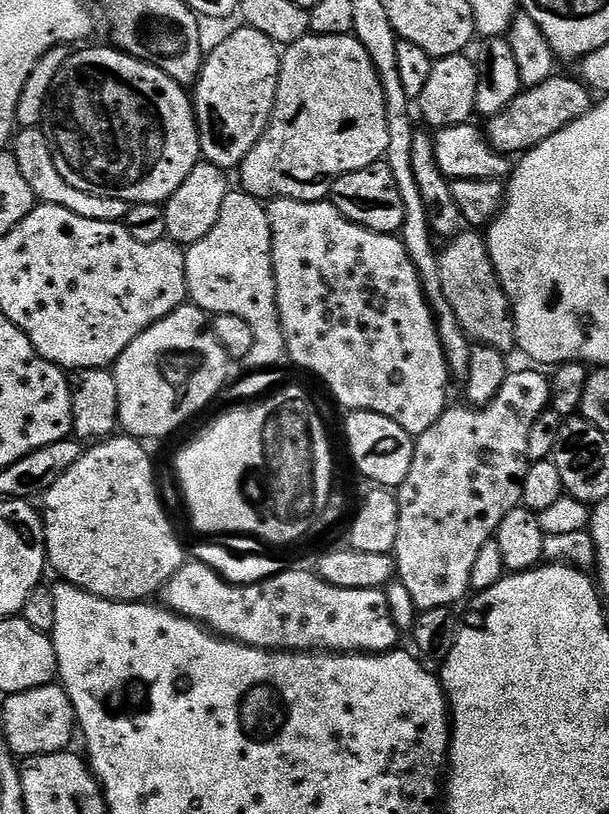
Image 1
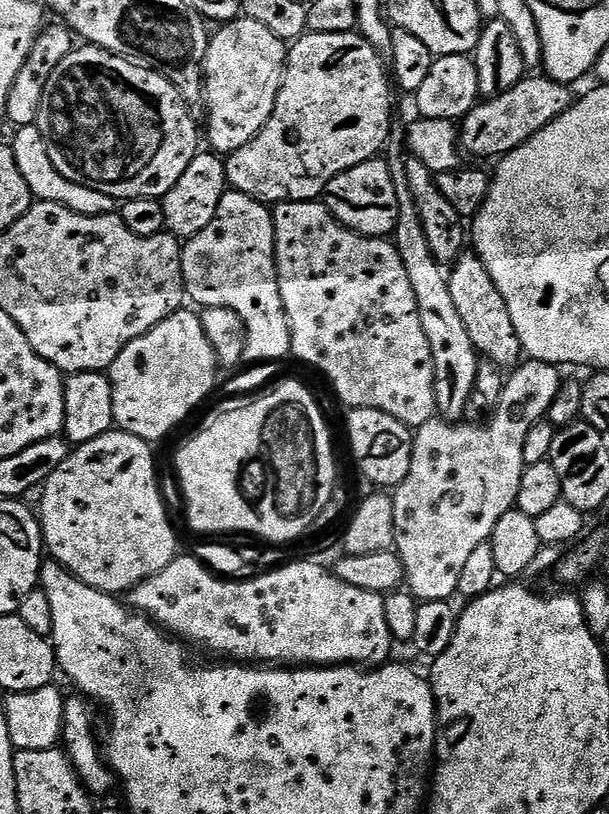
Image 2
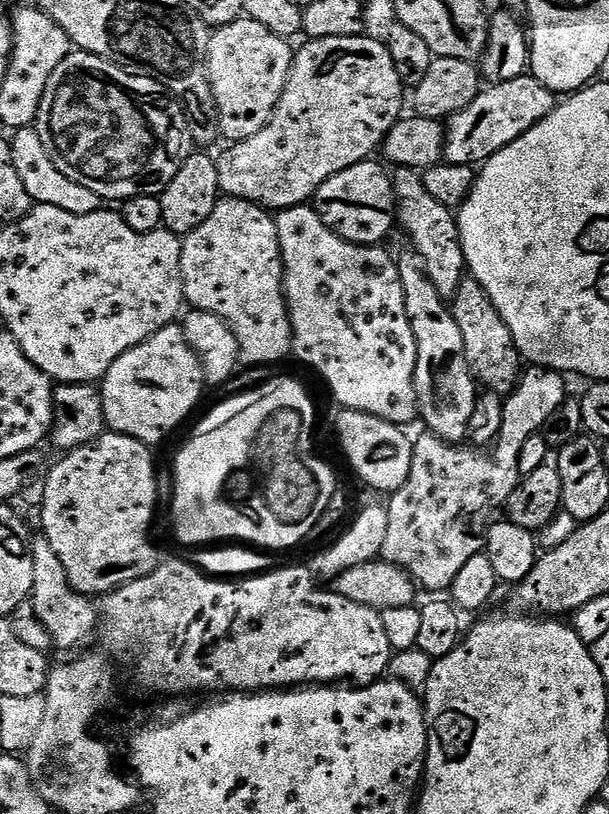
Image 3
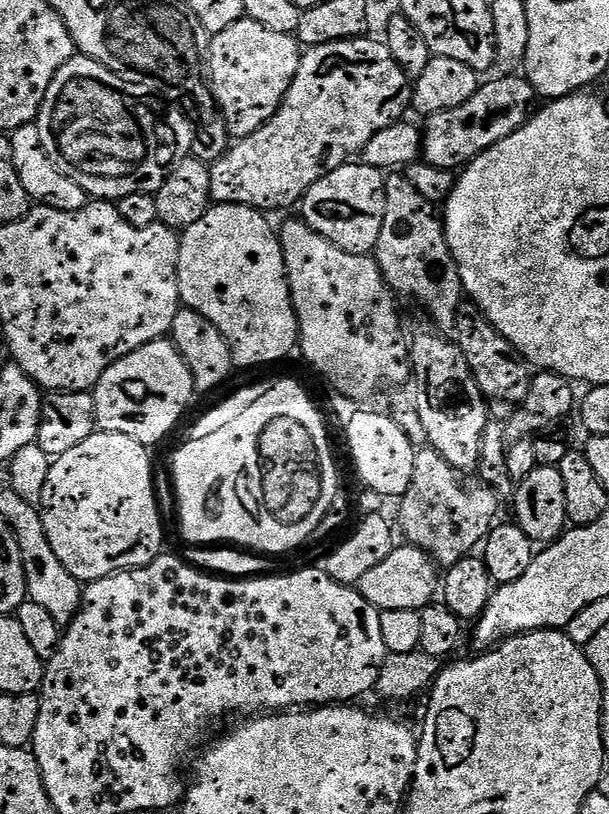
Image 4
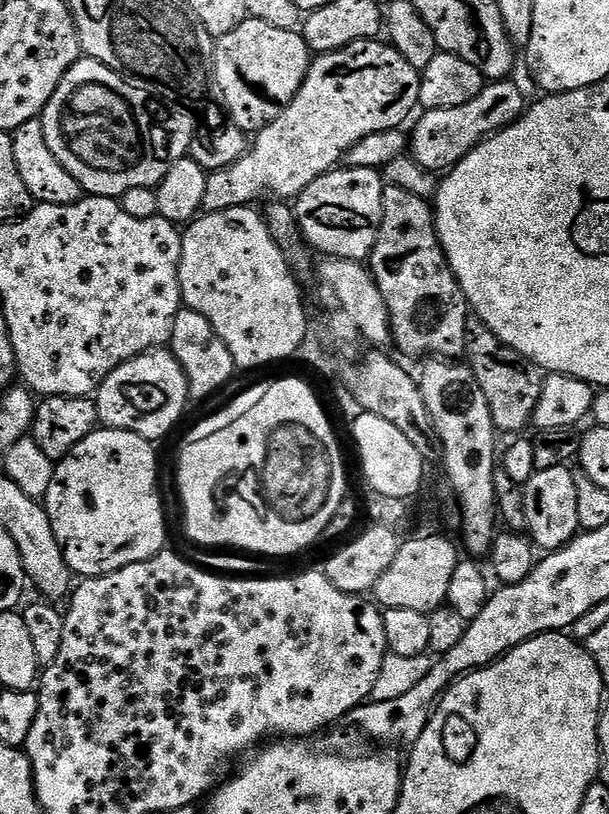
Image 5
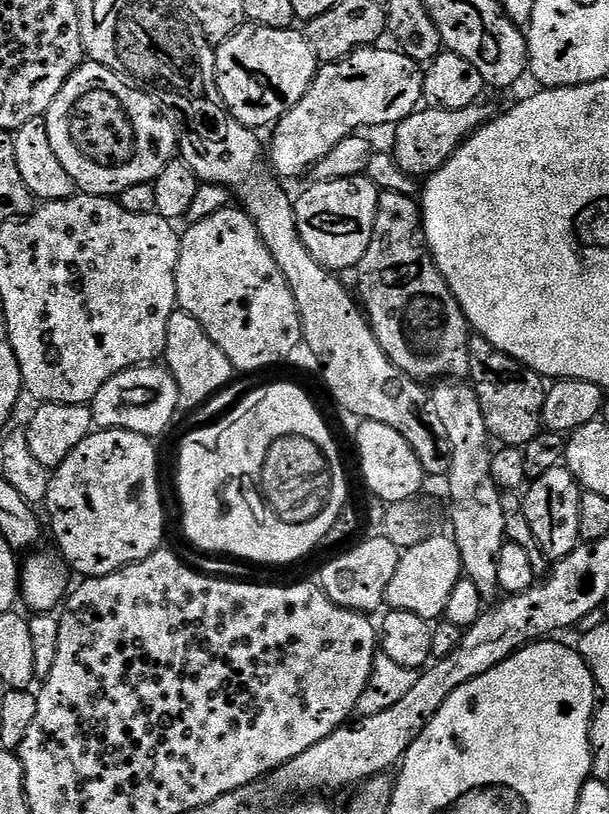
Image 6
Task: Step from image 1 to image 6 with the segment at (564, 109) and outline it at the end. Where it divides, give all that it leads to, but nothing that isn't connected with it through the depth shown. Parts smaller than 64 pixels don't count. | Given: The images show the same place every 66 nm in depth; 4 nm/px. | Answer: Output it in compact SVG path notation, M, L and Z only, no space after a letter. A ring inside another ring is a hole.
M477 102L468 108L458 110L442 110L441 108L421 107L419 110L395 125L396 141L390 147L396 164L408 176L415 178L427 178L436 172L454 155L461 144L472 135L476 129L487 124L494 115L484 102Z

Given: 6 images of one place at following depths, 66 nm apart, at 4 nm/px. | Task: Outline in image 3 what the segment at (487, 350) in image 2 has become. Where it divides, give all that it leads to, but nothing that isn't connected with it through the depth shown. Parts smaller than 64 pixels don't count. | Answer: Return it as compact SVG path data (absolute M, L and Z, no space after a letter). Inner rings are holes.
M465 278L460 284L460 289L456 291L455 299L451 301L450 307L462 330L468 357L472 360L472 369L475 370L479 383L496 394L512 393L520 383L522 357L510 334L510 326L506 326L506 322L502 322L498 310L494 310L494 302L490 302L486 290L482 290L482 286L477 280Z

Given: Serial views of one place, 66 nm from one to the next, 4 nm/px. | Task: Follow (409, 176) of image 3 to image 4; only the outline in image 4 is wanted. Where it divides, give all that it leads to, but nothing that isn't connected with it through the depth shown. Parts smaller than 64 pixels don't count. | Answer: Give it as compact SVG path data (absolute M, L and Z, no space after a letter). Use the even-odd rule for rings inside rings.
M404 174L389 175L384 189L386 218L374 249L376 261L393 292L417 300L438 327L448 328L455 322L456 311L460 308L462 281L460 265L448 244L441 213Z

